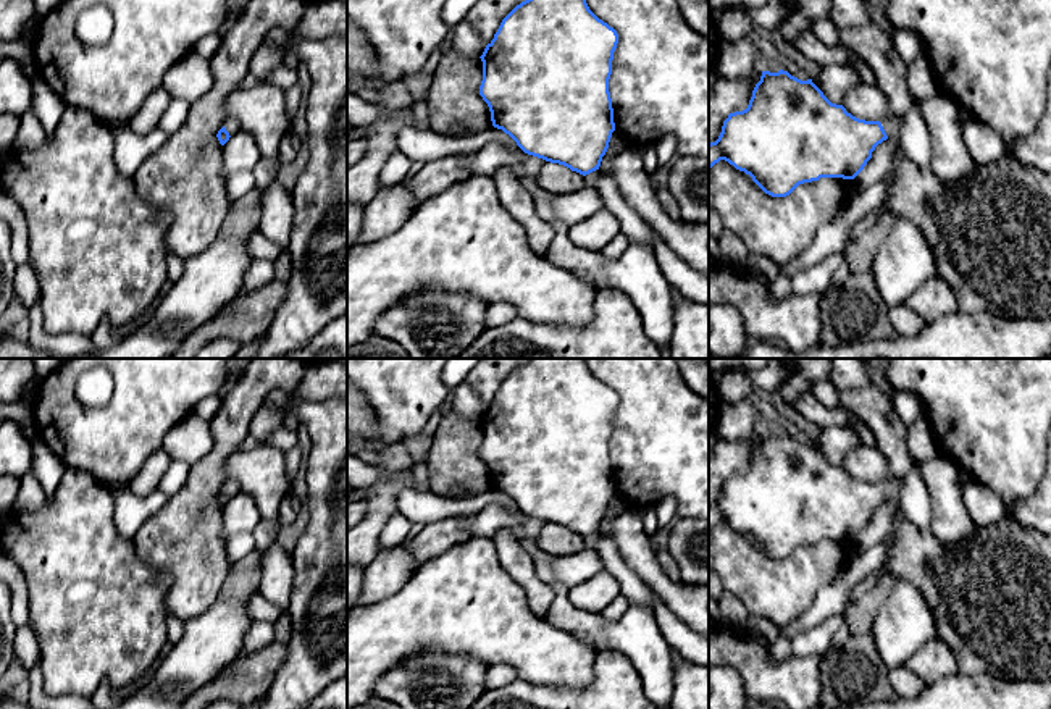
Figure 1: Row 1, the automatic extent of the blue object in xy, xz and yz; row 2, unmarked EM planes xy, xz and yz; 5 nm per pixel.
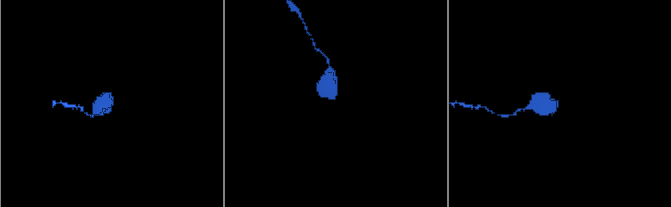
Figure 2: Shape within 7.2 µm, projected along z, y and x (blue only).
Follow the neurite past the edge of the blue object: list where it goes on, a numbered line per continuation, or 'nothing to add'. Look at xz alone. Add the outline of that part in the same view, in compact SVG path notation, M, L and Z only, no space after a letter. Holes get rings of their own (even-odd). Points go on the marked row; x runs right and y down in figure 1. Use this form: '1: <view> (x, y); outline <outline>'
1: xz (591, 180); outline M596 170L596 171L584 176L584 182L586 182L588 187L596 189L599 178L601 178L601 171Z

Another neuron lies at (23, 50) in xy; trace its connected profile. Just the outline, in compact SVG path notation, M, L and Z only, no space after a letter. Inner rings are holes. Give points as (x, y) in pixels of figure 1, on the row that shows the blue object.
M11 40L0 42L0 61L5 58L15 58L18 61L34 63L34 44L32 40Z

